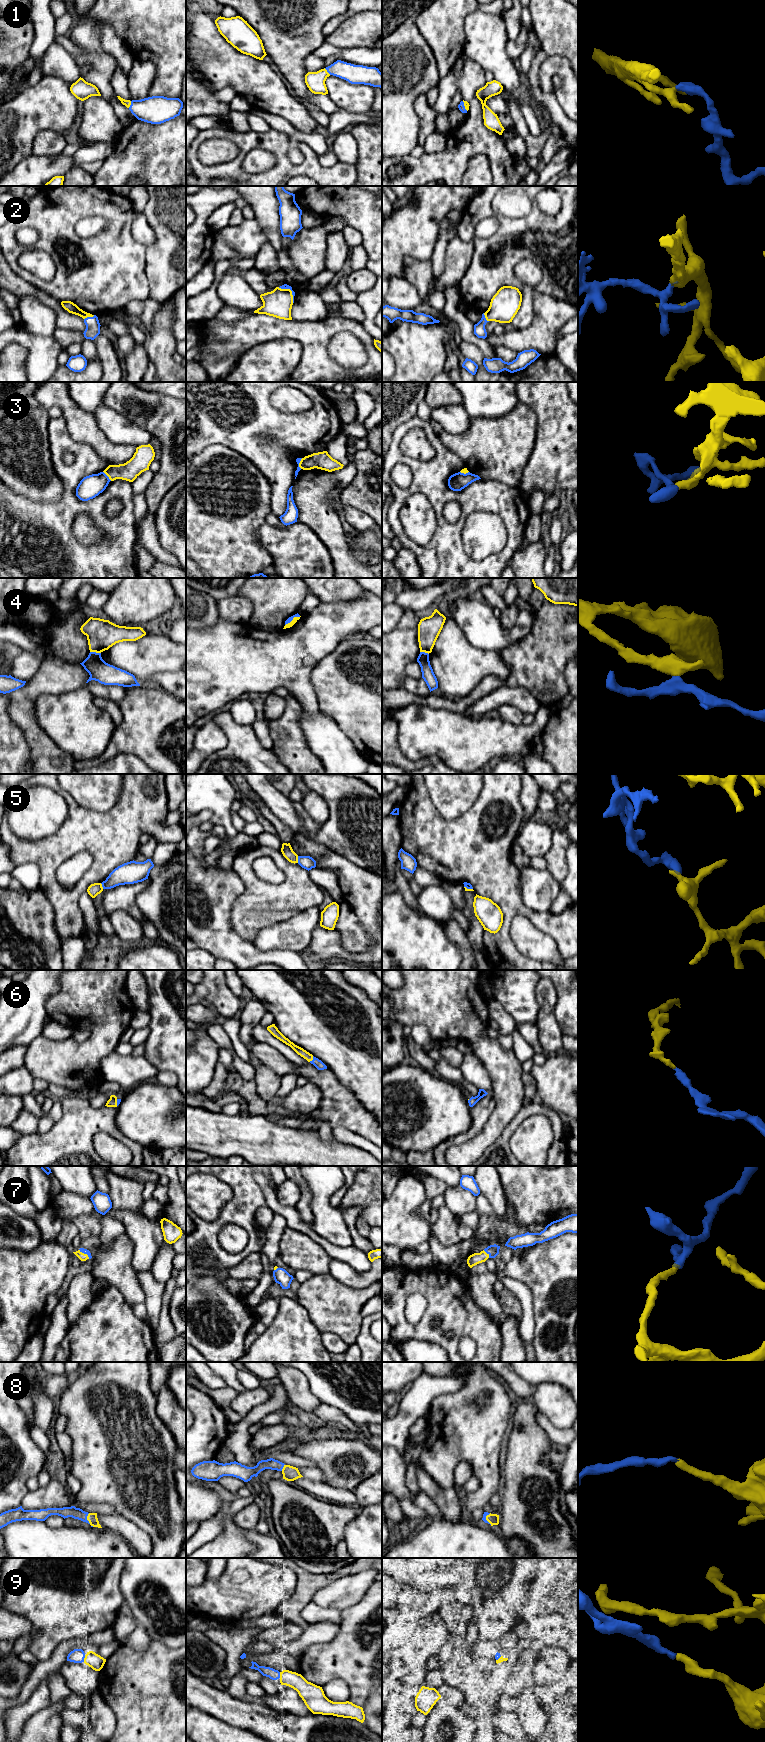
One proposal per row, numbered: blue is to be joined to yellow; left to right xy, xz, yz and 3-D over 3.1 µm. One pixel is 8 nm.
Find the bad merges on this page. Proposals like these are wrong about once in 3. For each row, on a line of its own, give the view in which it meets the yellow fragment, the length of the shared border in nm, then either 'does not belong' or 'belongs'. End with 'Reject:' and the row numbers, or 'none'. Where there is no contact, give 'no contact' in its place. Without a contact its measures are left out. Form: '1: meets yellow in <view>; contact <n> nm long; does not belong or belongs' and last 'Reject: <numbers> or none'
1: meets yellow in xy; contact 60 nm long; belongs
2: meets yellow in xz; contact 180 nm long; belongs
3: meets yellow in xz; contact 90 nm long; does not belong
4: meets yellow in xy; contact 90 nm long; does not belong
5: meets yellow in xz; contact 60 nm long; does not belong
6: meets yellow in xz; contact 60 nm long; belongs
7: meets yellow in xy; contact 120 nm long; belongs
8: meets yellow in xy; contact 90 nm long; belongs
9: meets yellow in xy; contact 60 nm long; belongs
Reject: 3, 4, 5

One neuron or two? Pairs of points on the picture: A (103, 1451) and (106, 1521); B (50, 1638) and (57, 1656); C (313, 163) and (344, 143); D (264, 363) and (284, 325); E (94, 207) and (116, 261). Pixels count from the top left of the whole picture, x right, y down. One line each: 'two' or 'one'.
A: two
B: two
C: two
D: two
E: one

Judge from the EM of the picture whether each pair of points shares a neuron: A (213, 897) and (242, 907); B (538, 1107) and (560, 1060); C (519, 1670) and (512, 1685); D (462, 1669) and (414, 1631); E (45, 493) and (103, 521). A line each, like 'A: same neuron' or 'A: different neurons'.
A: different neurons
B: different neurons
C: same neuron
D: different neurons
E: different neurons

